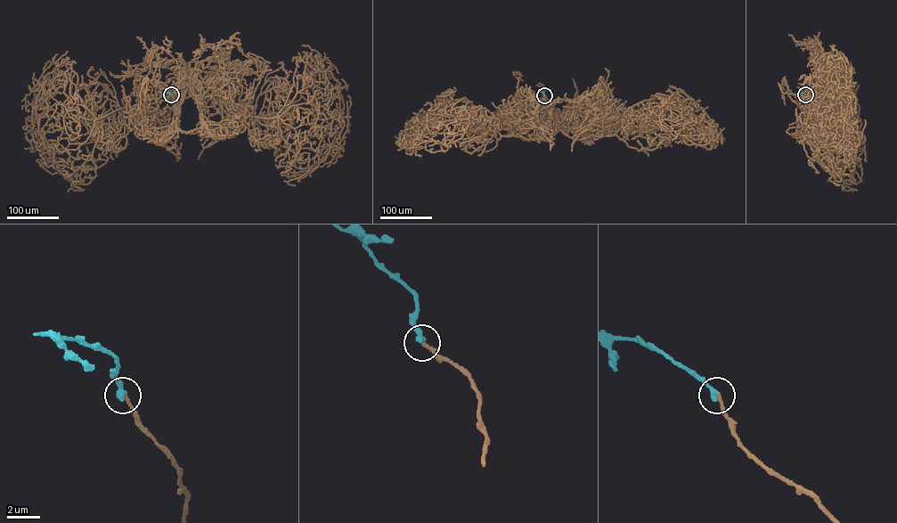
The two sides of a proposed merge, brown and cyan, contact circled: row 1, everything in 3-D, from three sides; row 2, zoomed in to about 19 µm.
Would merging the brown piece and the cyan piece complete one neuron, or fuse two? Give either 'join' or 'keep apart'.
join

